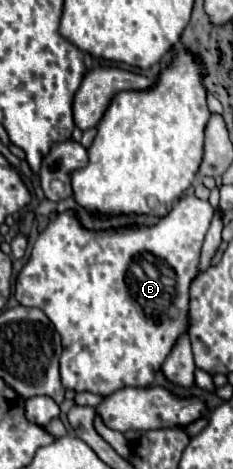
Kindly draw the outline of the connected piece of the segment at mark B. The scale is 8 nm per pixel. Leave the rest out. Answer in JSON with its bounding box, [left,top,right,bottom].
[16,196,214,396]

